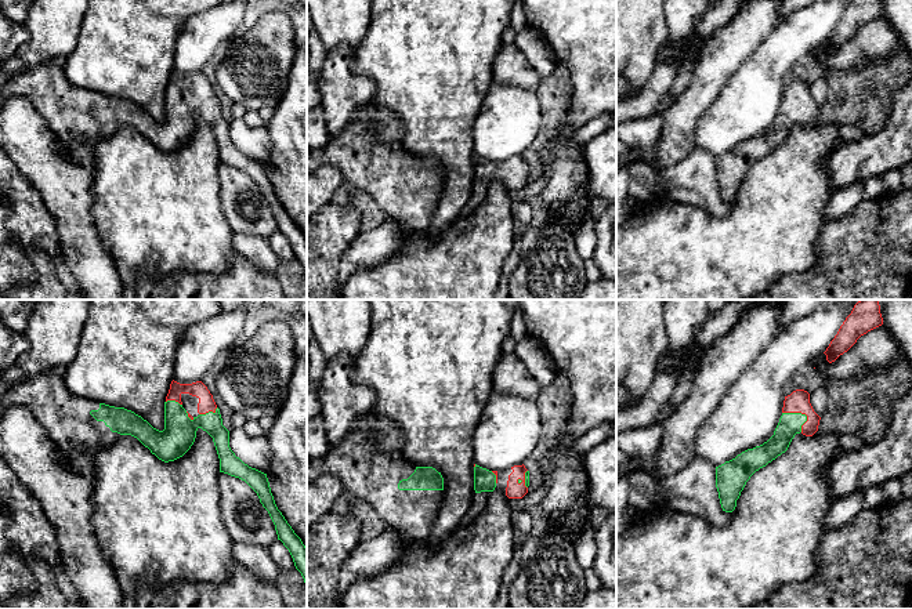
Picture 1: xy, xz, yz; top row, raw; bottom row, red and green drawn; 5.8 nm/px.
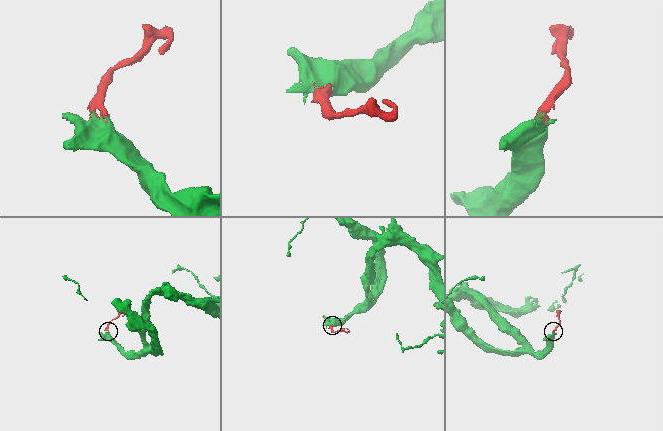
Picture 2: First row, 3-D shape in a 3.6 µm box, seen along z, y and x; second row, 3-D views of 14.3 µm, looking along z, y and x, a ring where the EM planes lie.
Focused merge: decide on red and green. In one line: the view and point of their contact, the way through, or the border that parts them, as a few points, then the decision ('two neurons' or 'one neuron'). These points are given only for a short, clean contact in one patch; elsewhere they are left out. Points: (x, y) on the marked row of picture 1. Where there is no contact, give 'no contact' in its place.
yz (802, 413) | across yz (799, 401), (802, 413), (789, 424) | one neuron

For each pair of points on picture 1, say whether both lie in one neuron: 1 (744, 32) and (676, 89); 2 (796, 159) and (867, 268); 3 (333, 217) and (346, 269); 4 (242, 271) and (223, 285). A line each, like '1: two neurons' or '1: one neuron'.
1: two neurons
2: two neurons
3: two neurons
4: one neuron

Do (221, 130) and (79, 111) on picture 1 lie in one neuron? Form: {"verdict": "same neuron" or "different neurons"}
{"verdict": "same neuron"}

